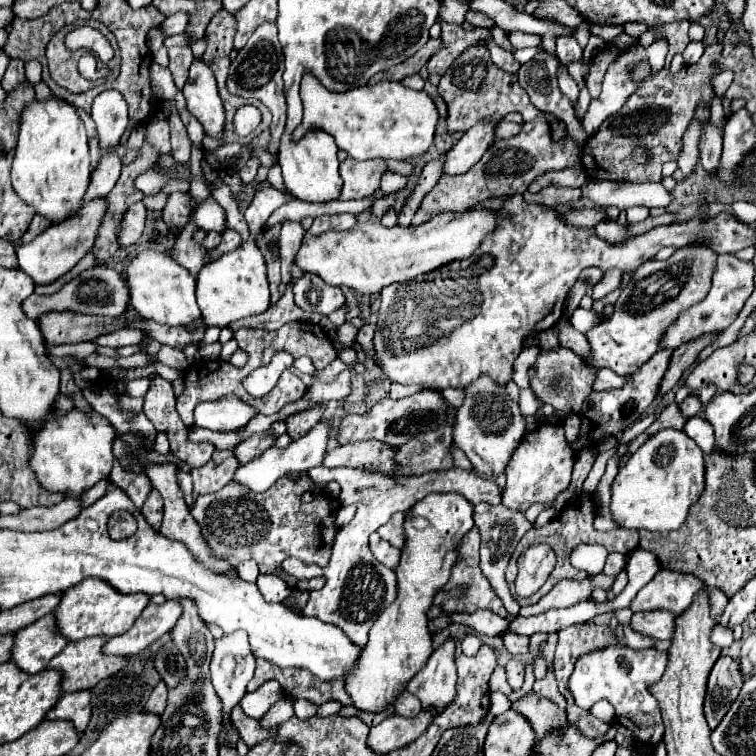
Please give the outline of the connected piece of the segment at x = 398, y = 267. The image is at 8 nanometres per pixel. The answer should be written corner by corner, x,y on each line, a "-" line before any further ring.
470,208
466,212
442,212
422,226
394,226
386,228
380,220
356,224
350,230
328,230
320,236
306,232
304,242
294,262
304,270
318,274
330,286
348,286
360,294
380,294
384,286
394,282
412,280
420,274
432,272
454,260
470,258
478,250
486,236
494,234
498,226
500,210
494,208

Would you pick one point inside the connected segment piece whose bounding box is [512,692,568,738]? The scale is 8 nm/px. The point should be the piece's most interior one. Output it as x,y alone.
543,716

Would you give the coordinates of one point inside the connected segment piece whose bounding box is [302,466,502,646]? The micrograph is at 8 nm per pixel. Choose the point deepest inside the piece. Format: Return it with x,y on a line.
358,587

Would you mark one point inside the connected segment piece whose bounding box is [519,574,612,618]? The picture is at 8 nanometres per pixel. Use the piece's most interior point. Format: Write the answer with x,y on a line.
569,592

